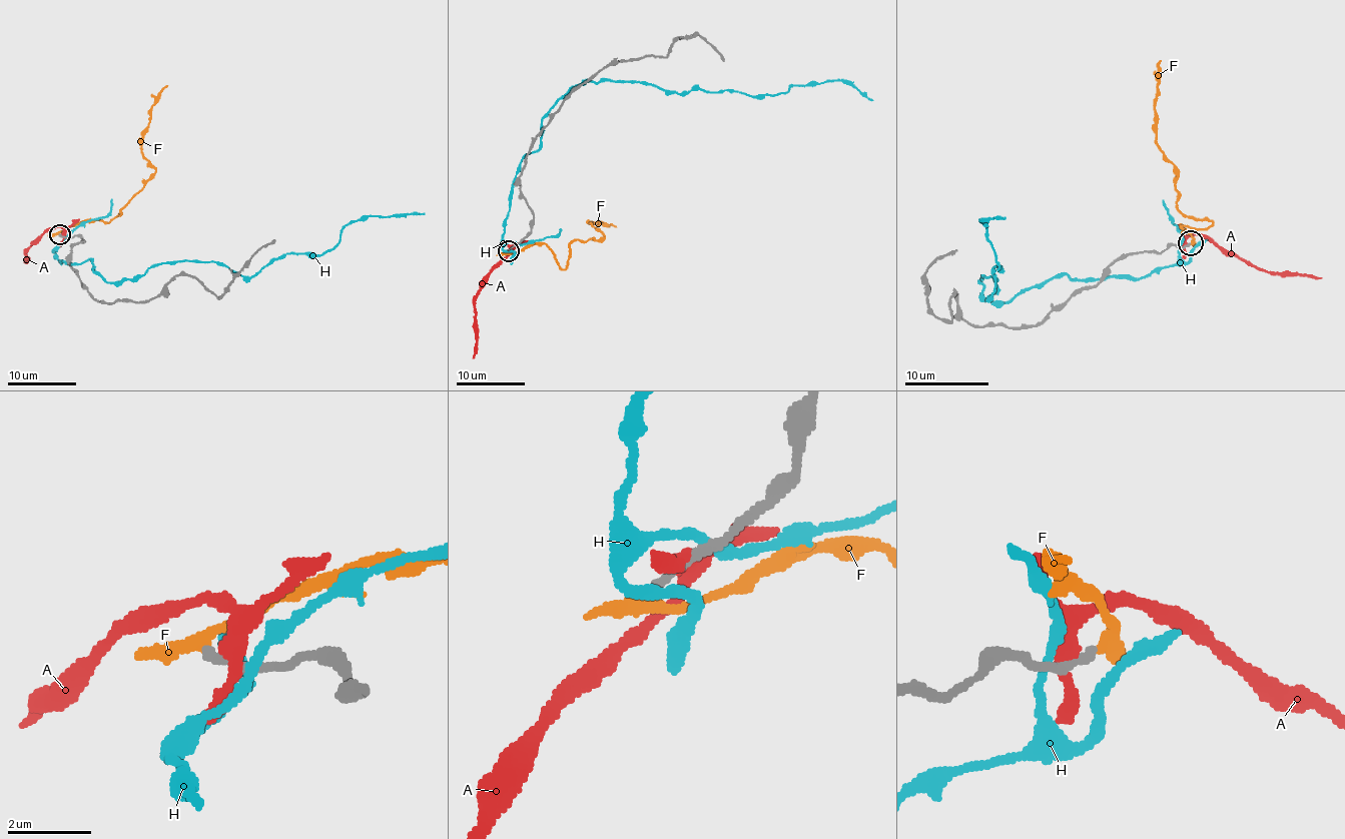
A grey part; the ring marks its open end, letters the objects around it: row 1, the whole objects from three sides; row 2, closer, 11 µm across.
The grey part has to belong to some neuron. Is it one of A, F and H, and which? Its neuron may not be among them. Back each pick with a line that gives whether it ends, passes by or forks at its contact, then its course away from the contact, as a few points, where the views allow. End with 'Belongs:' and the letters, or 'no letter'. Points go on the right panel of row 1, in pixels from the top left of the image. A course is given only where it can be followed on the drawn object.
F: it passes by; course (1190, 244), (1194, 238), (1181, 228), (1213, 221), (1188, 217), (1177, 207), (1177, 171), (1156, 146), (1160, 60)
Belongs: F

